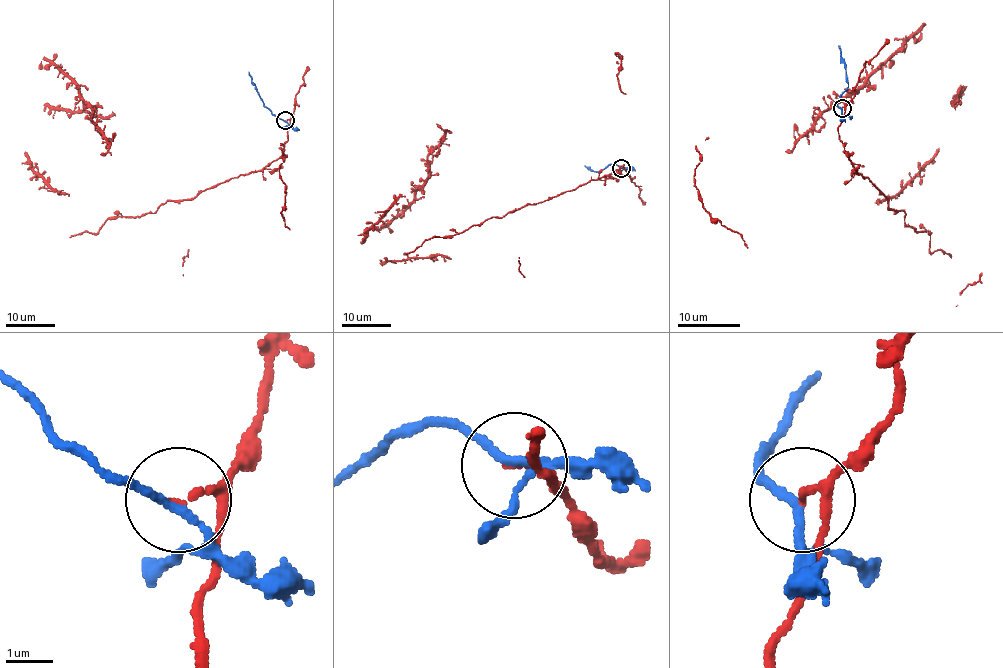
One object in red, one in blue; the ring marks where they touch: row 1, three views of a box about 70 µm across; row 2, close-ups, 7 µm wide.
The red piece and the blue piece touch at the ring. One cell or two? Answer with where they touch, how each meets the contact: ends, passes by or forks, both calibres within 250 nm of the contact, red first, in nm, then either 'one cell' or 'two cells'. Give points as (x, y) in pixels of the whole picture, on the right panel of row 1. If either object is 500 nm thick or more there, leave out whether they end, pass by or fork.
at (842, 108); red ends there; blue passes by; 120 nm thick on the red side, 150 nm on the other; two cells

